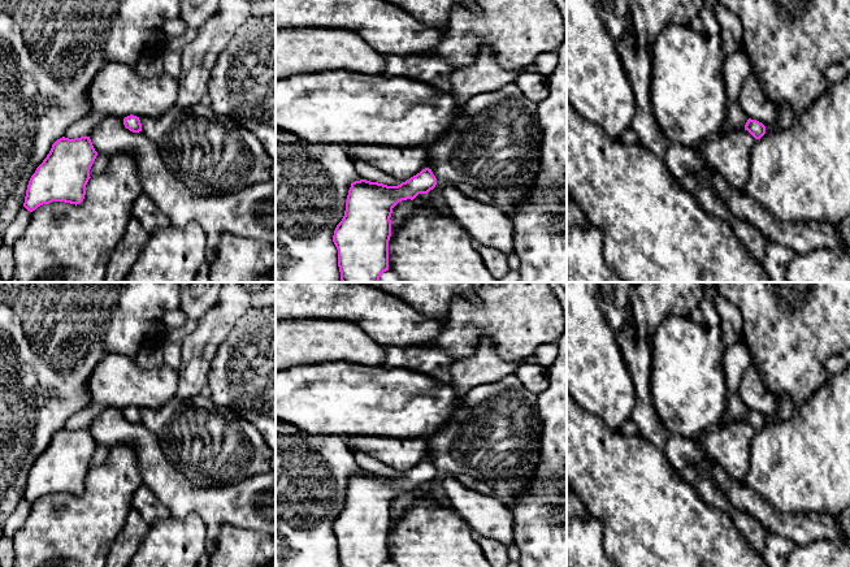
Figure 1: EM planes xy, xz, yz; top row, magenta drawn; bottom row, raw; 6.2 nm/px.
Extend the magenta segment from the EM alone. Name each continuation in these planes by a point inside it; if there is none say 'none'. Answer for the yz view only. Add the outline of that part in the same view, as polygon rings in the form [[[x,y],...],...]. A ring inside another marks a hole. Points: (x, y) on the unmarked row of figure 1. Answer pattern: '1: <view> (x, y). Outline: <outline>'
none

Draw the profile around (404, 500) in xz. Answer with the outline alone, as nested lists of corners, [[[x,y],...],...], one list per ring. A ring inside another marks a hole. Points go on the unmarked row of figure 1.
[[[407,490],[399,493],[394,499],[391,505],[391,527],[394,527],[402,518],[403,514],[406,514],[411,506],[415,503],[416,495],[413,492]]]

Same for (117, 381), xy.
[[[110,352],[92,371],[87,390],[91,403],[161,408],[175,397],[178,381],[179,373],[166,365],[140,368],[129,356]]]

